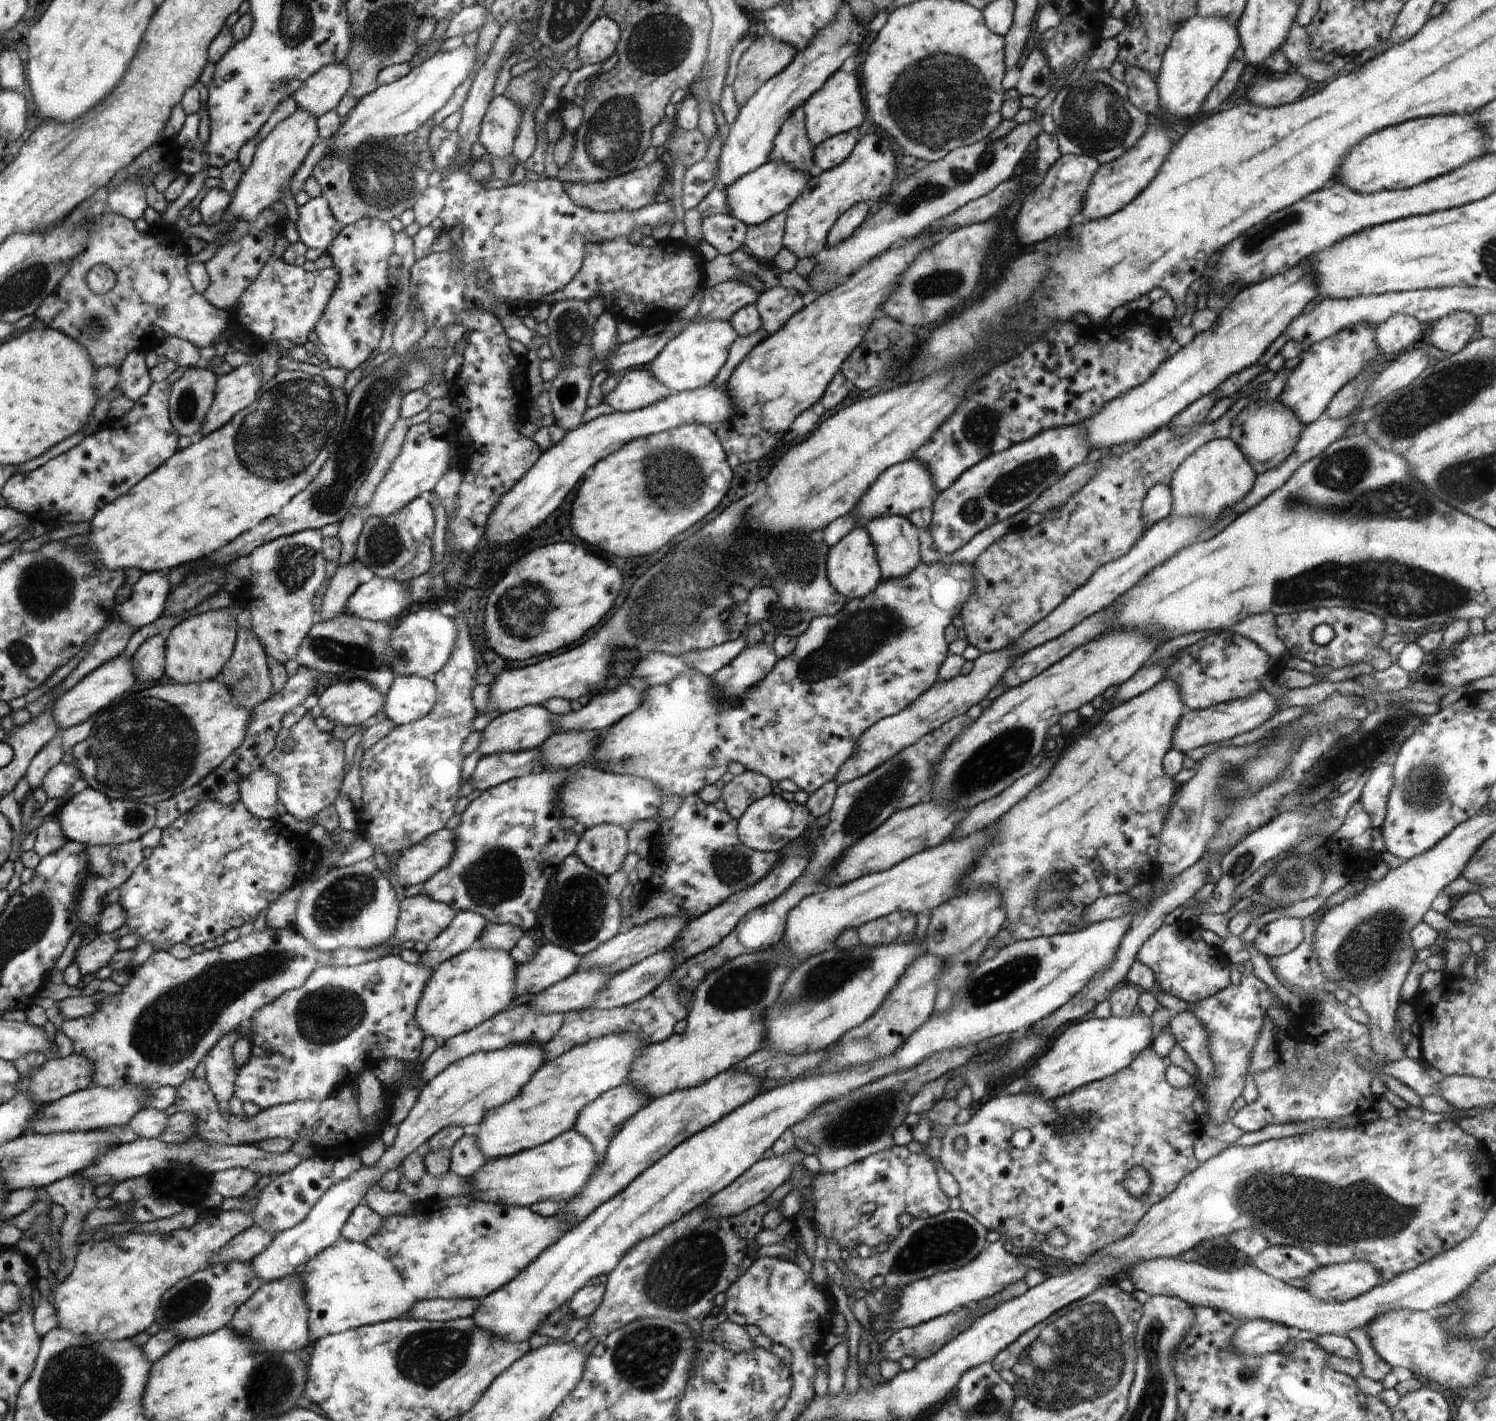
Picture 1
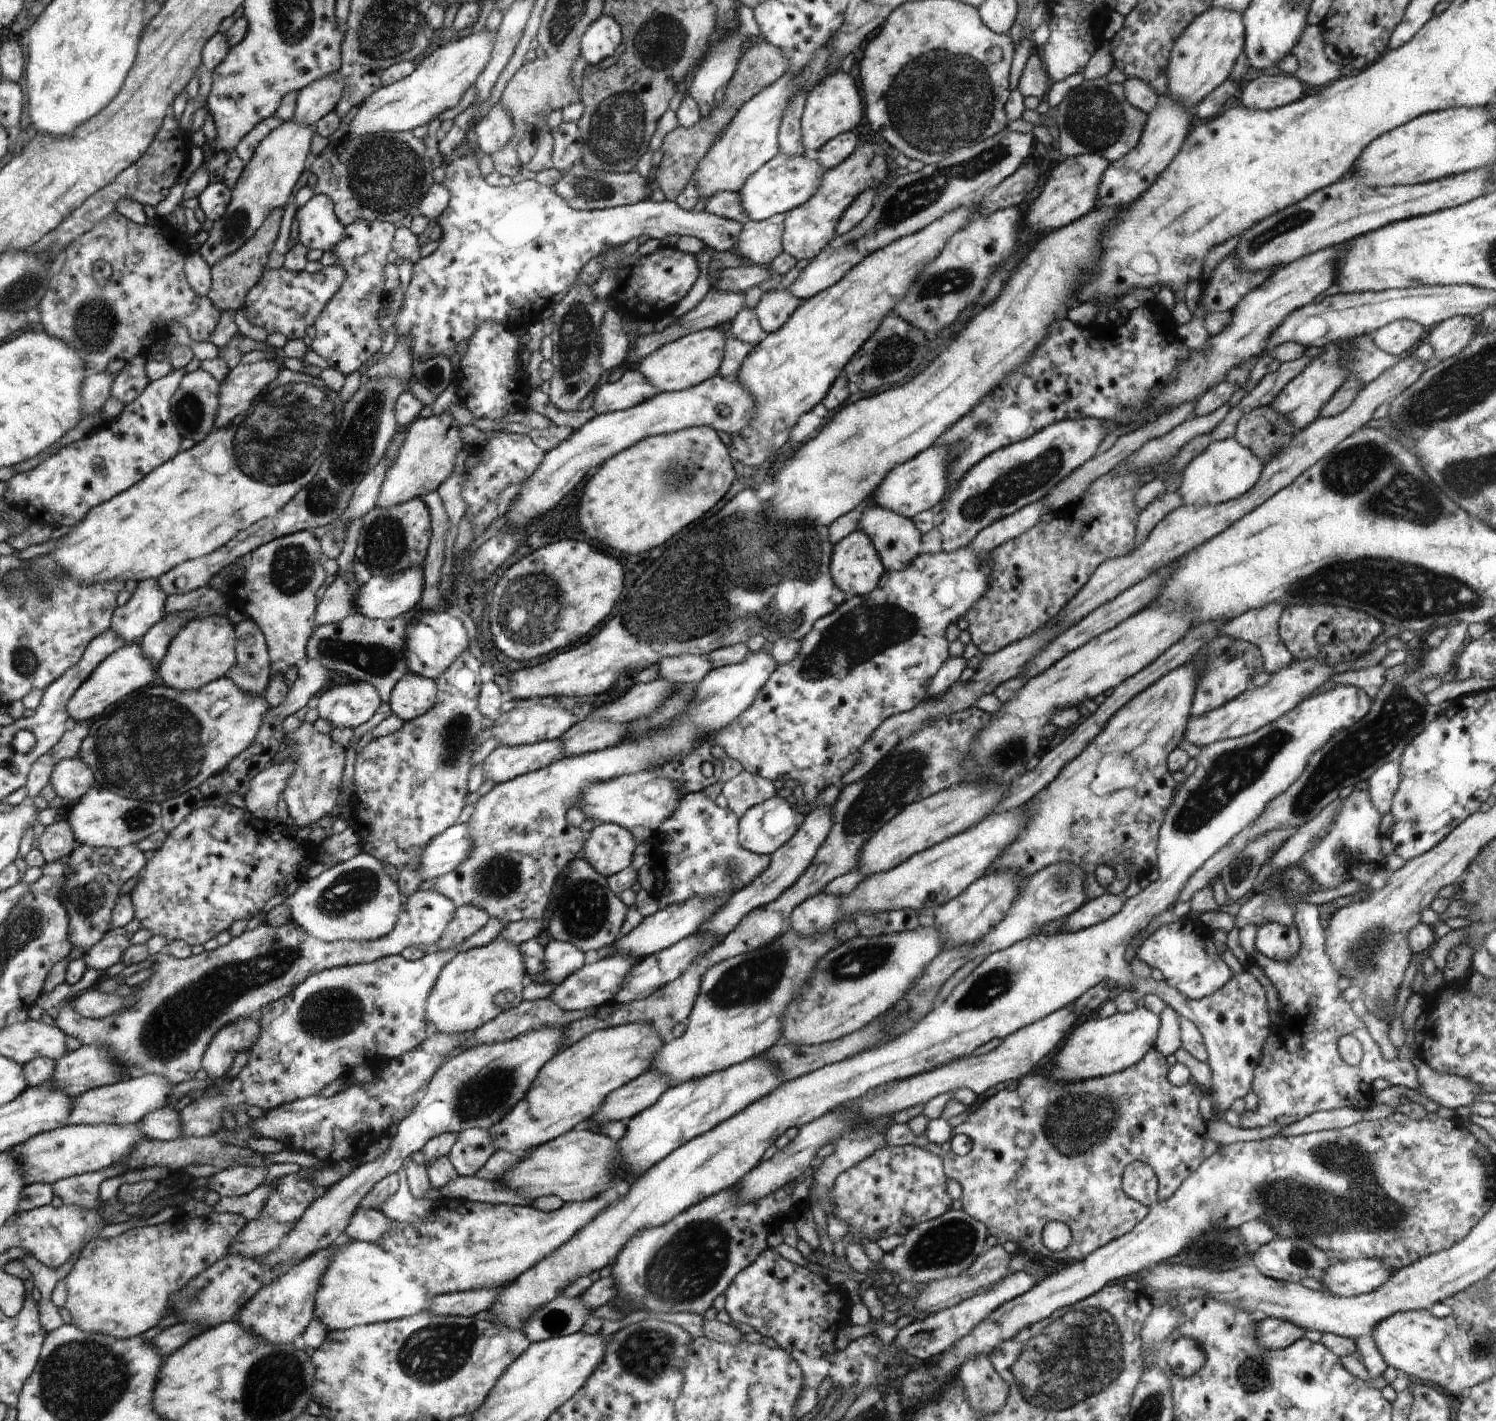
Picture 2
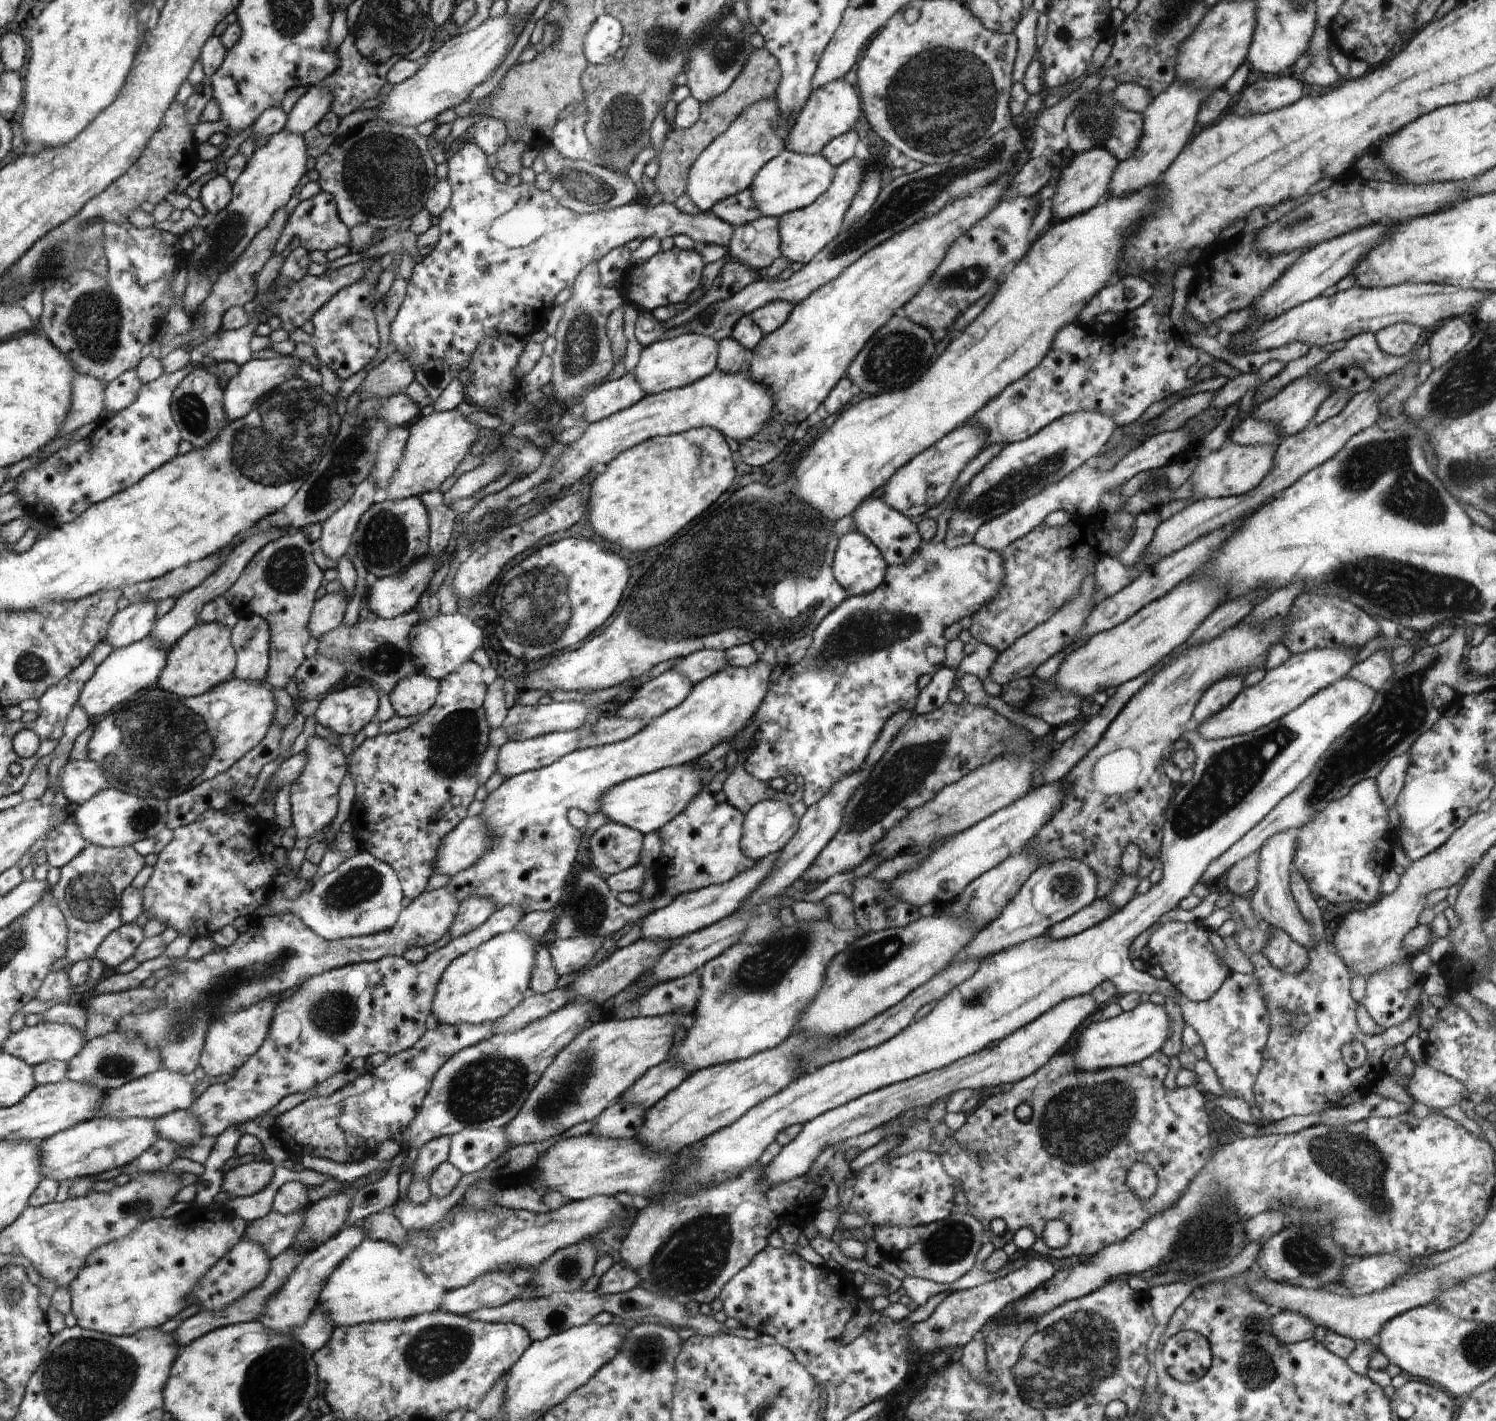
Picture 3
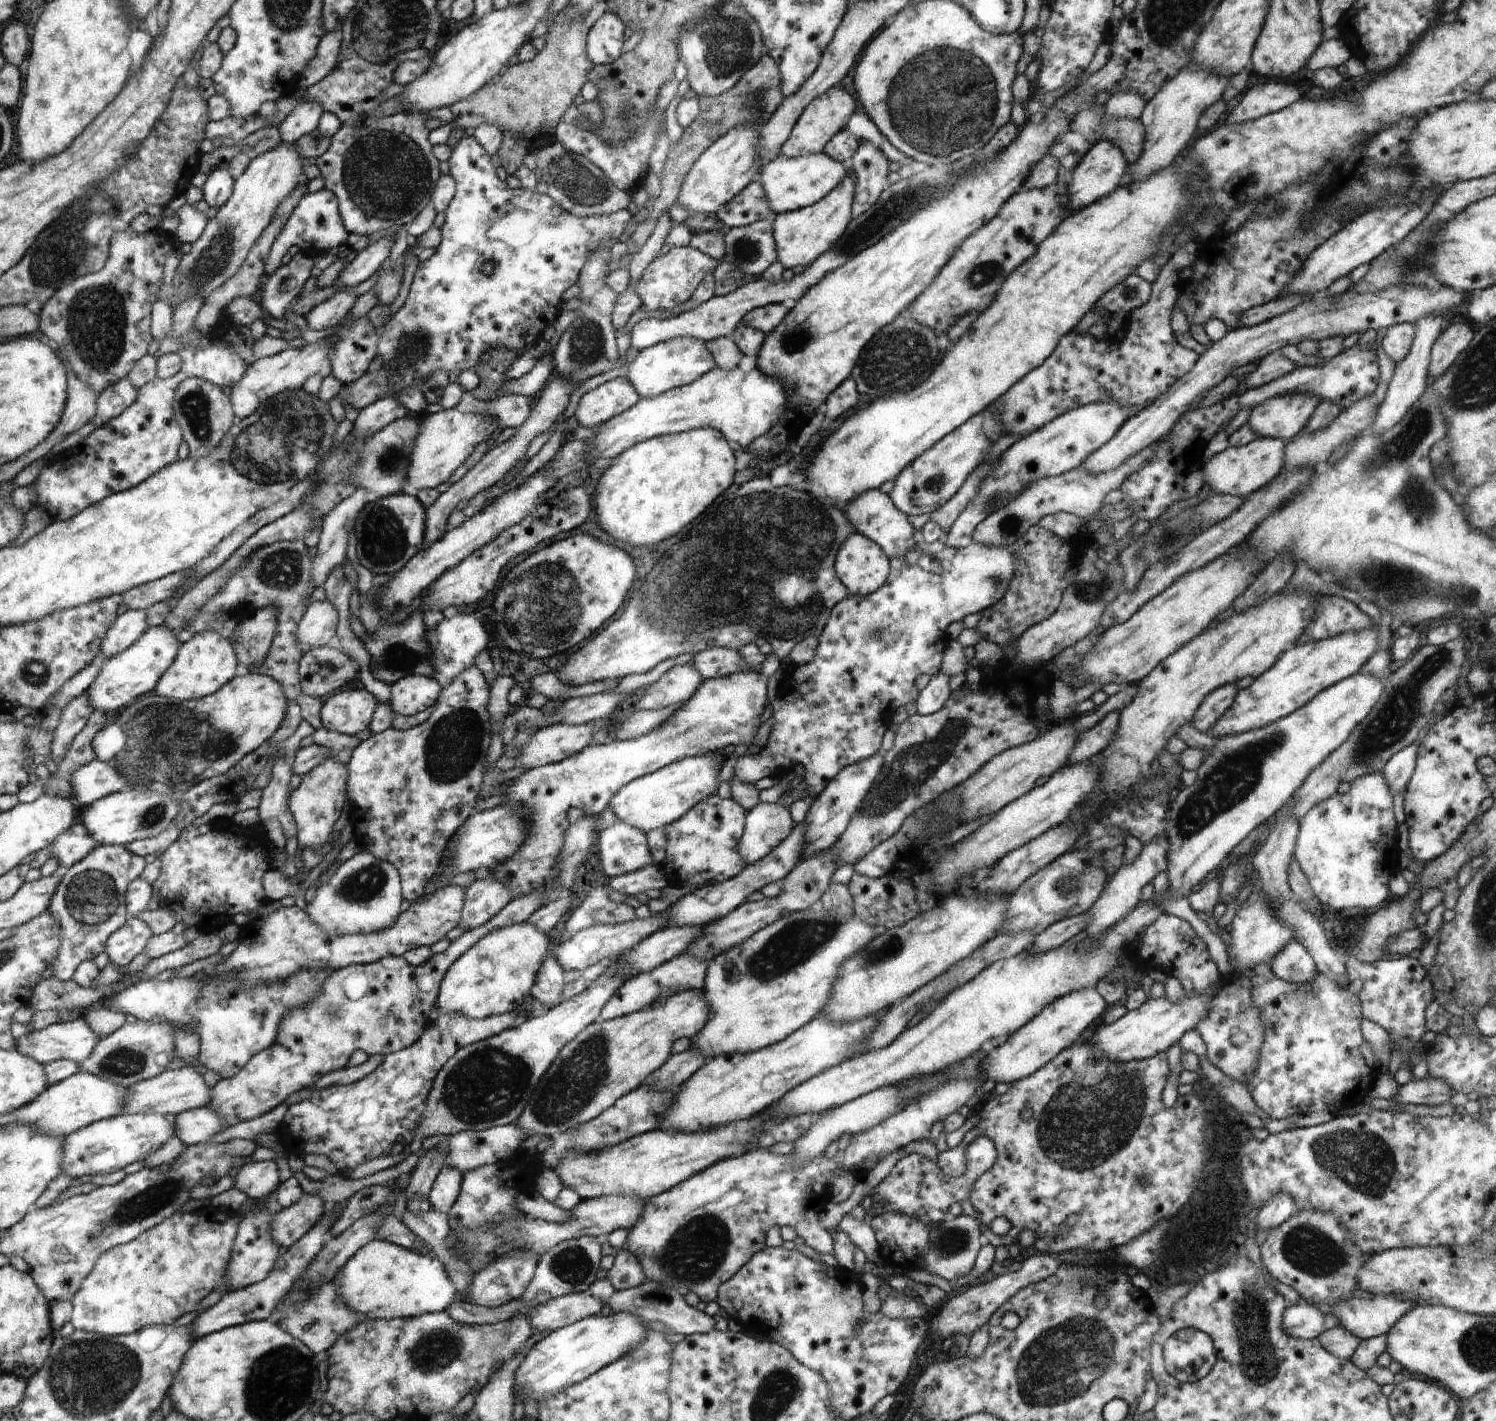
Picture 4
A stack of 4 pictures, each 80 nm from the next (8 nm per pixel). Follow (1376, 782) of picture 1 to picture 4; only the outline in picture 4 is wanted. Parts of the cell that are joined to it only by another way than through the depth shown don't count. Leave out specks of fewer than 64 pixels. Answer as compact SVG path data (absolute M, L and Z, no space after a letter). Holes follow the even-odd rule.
M1412 744L1396 752L1384 764L1384 769L1382 770L1384 778L1388 782L1388 788L1390 788L1392 796L1394 796L1394 815L1396 822L1402 828L1404 825L1404 800L1402 800L1402 792L1406 789L1412 774L1414 774L1418 760L1417 756L1418 747Z

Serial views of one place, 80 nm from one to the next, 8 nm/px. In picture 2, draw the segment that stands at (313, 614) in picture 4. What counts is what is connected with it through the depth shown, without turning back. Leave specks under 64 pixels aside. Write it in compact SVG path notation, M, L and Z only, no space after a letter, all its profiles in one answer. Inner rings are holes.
M337 575L316 607L315 626L343 621L354 609L356 590L359 586L354 576Z

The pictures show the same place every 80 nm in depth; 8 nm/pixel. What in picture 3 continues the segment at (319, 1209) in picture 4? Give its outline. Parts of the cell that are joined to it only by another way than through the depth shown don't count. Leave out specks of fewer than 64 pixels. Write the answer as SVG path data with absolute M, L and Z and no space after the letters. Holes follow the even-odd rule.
M309 1205L304 1206L292 1214L272 1211L260 1220L250 1223L245 1236L248 1240L260 1244L273 1260L295 1244L296 1236L305 1228L304 1216L308 1212L308 1207Z

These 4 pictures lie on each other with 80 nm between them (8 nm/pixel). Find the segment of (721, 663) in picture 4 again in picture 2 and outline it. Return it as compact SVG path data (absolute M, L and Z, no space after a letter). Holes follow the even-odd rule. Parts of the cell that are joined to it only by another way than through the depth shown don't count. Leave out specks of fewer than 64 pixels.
M678 655L660 659L657 664L658 674L668 683L692 683L697 685L703 676L712 669L707 656Z

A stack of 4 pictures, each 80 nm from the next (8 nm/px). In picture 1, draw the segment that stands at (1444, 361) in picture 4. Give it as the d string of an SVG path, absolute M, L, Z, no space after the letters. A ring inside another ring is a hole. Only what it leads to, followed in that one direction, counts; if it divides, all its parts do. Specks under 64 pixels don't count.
M1466 311L1451 312L1429 327L1426 339L1436 348L1453 355L1460 352L1474 336L1478 319Z

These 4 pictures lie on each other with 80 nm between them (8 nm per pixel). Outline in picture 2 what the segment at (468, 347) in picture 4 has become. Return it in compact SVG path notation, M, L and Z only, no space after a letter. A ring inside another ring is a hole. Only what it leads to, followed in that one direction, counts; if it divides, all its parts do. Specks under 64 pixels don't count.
M475 152L458 158L453 161L446 162L446 176L445 180L441 183L444 188L450 193L448 206L444 209L444 212L440 213L437 218L441 226L441 239L439 240L439 246L432 254L425 258L421 258L413 266L413 274L408 286L408 290L404 295L402 308L397 314L395 324L391 330L391 338L393 337L410 337L413 340L413 352L412 358L418 360L418 357L427 352L435 352L437 355L444 355L449 358L449 355L456 352L456 346L464 340L468 340L473 335L473 332L477 330L477 326L482 321L494 321L502 323L504 326L509 324L524 324L528 325L528 322L538 322L542 320L540 318L541 312L552 307L552 296L558 292L566 293L574 284L576 284L577 276L584 270L584 266L590 259L601 255L602 253L610 252L612 249L616 249L620 246L625 246L630 240L638 238L645 234L649 239L662 240L668 234L680 234L688 236L696 236L704 242L706 247L716 250L716 252L726 252L735 250L740 233L743 227L742 222L738 222L734 219L724 218L718 215L707 213L706 211L700 213L692 213L686 211L676 201L656 201L652 198L644 199L633 205L624 205L619 207L608 207L607 209L600 209L597 211L586 211L584 209L574 209L560 196L557 192L557 187L551 187L550 185L541 185L535 179L525 179L518 184L511 184L507 187L488 185L484 175L478 169L477 160L480 159L480 152Z

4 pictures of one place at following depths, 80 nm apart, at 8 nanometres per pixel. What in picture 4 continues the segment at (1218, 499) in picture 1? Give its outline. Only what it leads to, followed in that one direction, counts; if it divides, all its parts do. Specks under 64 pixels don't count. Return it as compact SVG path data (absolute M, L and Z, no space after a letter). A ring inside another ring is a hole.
M1254 437L1249 444L1242 447L1226 448L1200 468L1204 473L1205 490L1236 497L1253 494L1282 473L1286 444L1280 438Z

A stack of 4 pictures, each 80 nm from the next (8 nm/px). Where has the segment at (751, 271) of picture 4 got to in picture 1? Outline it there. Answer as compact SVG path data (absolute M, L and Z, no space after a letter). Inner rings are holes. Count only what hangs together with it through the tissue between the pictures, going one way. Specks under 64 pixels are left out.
M778 213L759 225L748 225L744 249L762 264L772 265L773 258L783 247L787 214Z

